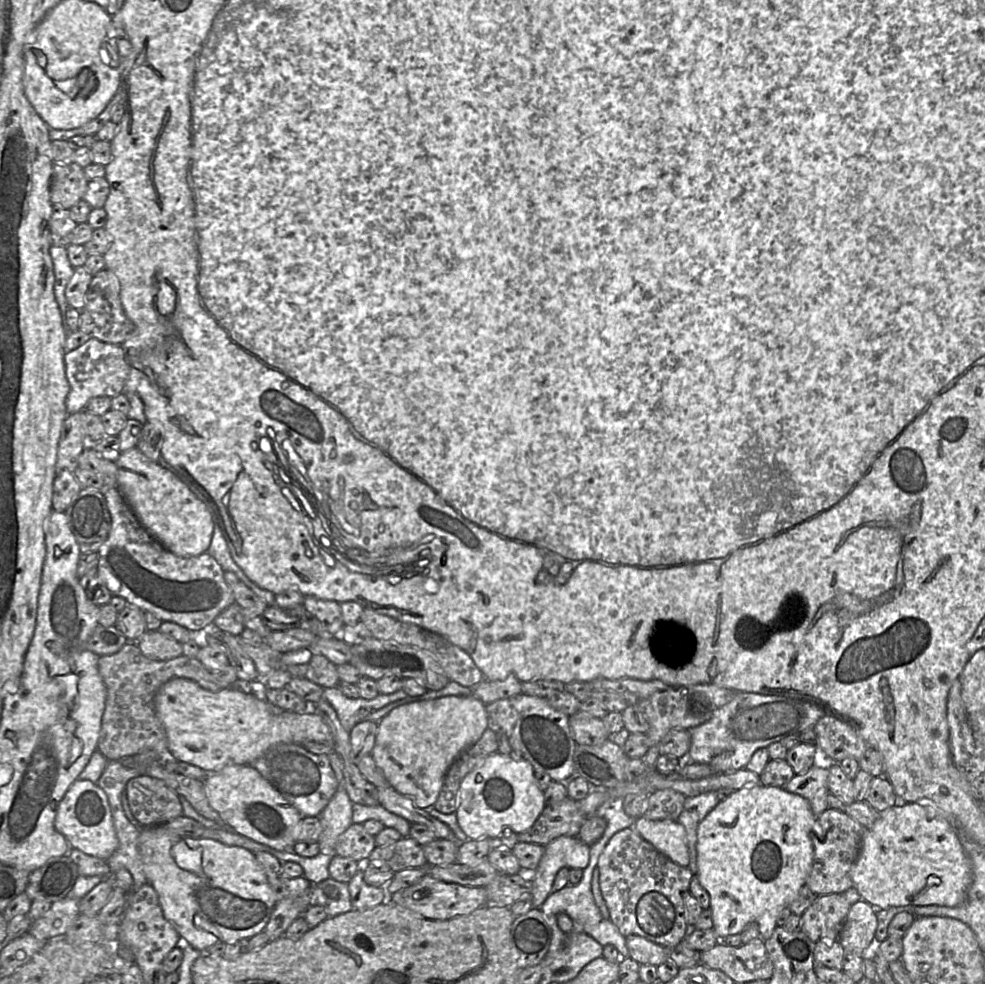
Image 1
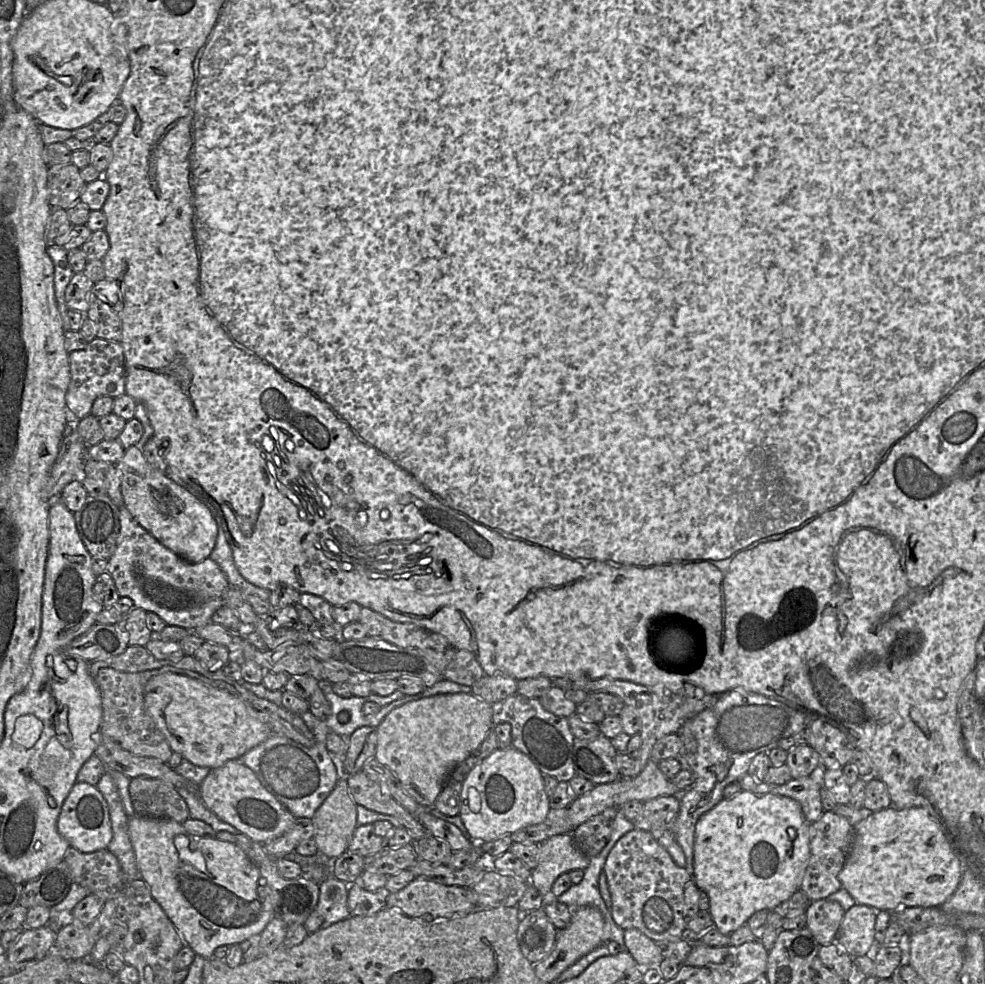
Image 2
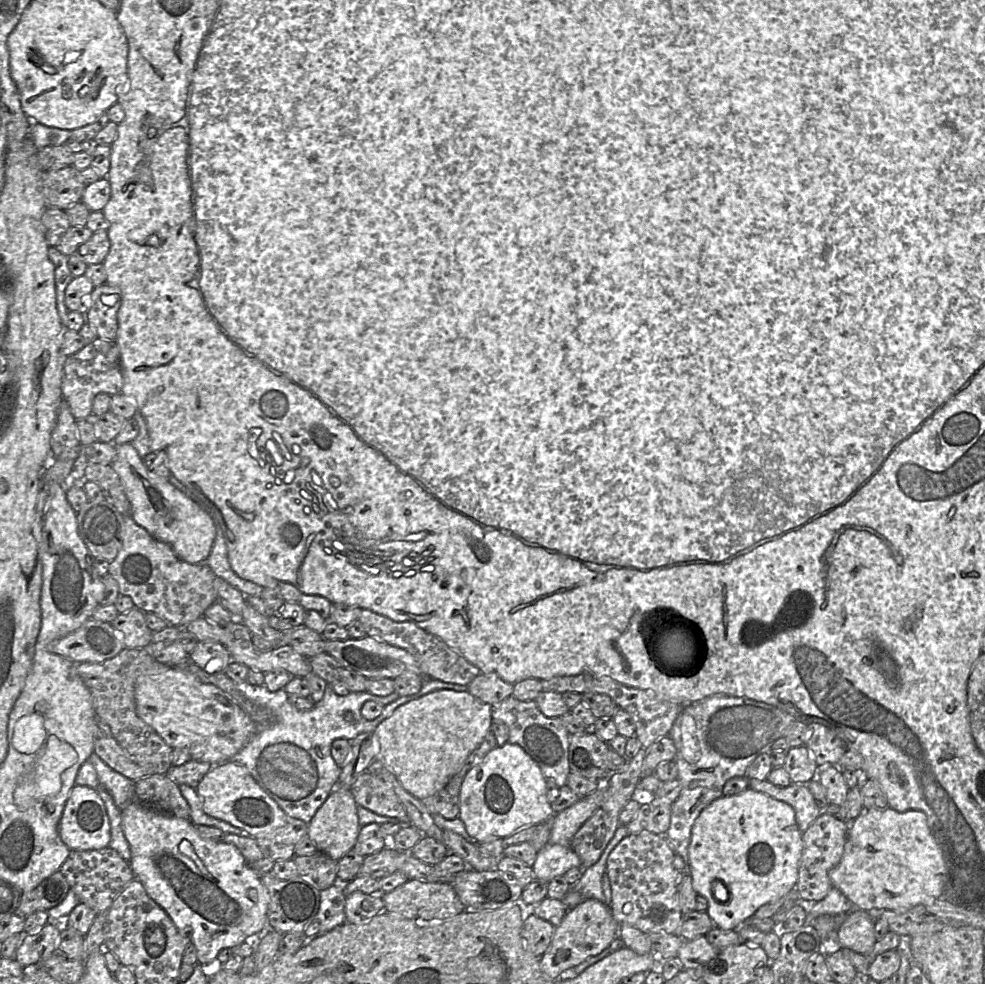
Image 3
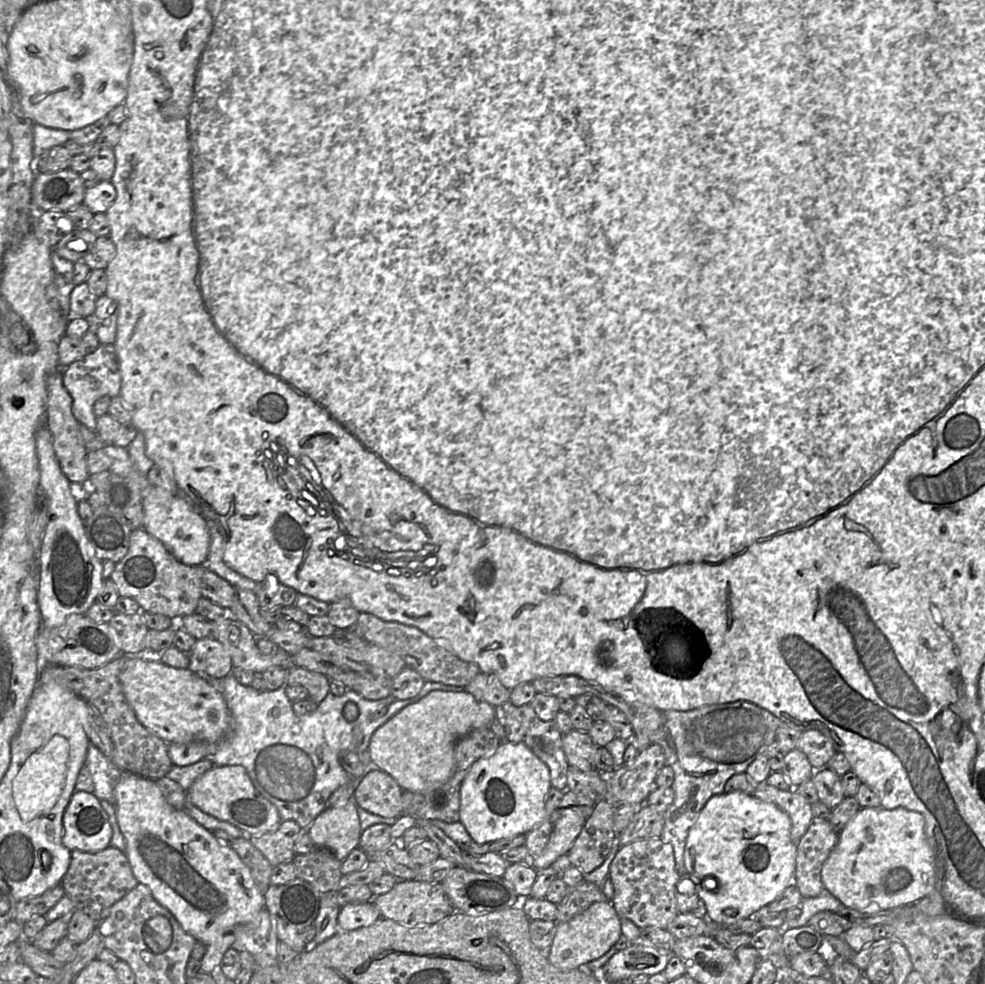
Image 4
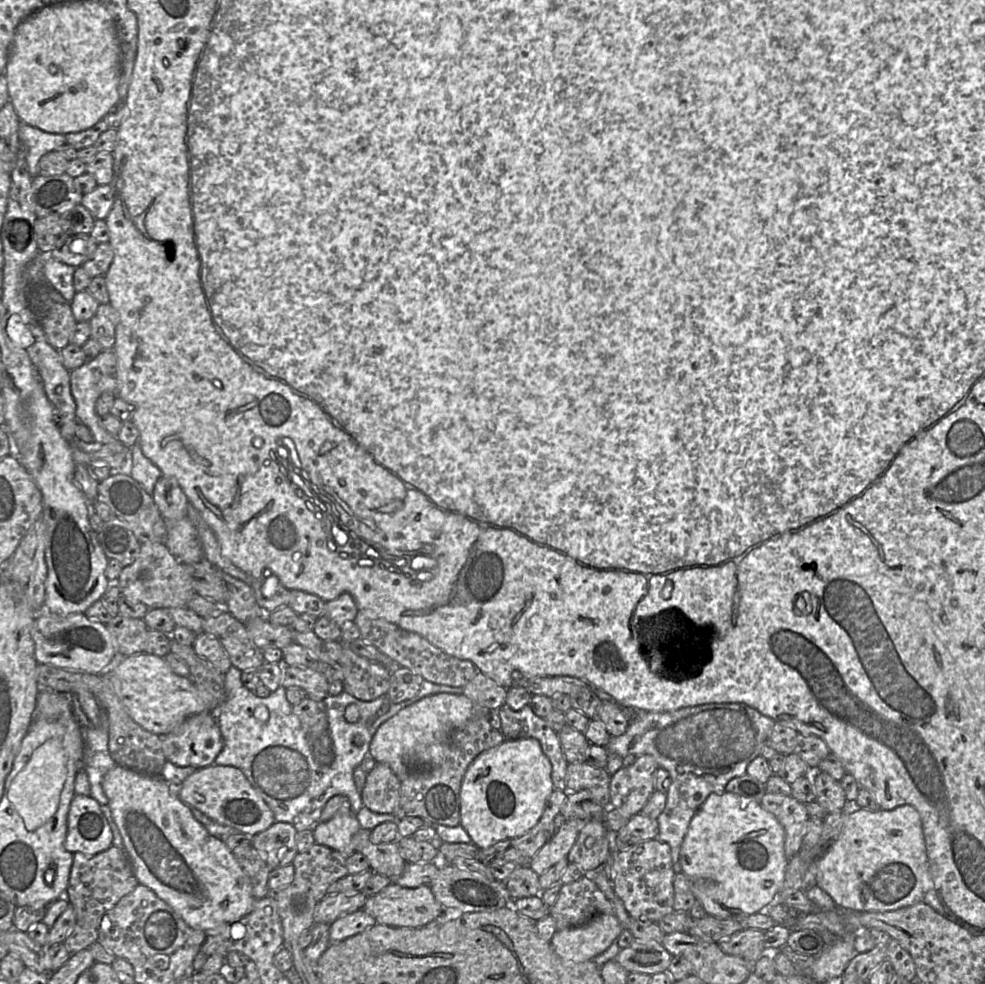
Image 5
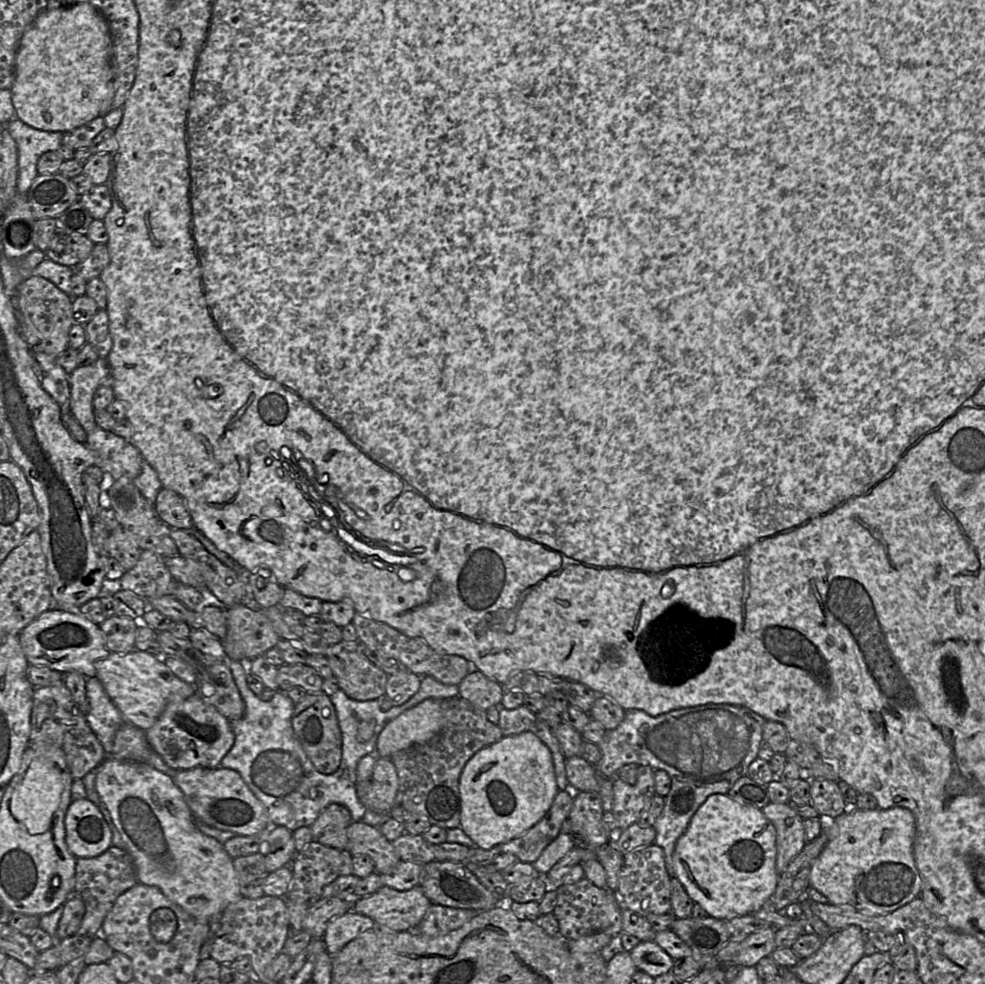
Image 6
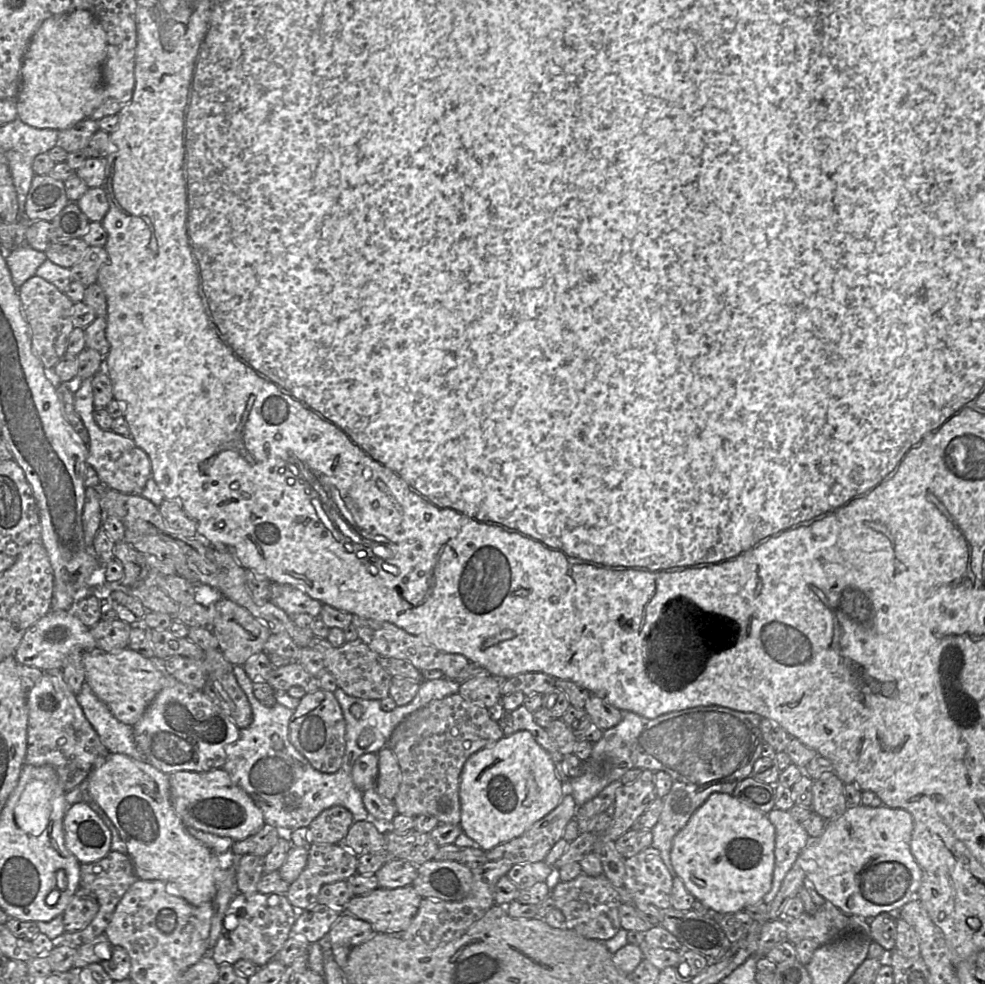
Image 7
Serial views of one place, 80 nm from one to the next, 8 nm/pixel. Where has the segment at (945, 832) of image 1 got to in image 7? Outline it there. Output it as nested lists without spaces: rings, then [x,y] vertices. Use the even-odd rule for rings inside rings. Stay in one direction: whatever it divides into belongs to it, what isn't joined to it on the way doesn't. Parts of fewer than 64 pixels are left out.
[[[885,805],[871,807],[871,806],[849,806],[845,812],[834,820],[827,820],[822,834],[818,838],[808,838],[808,843],[801,850],[796,859],[804,870],[807,882],[811,884],[815,890],[847,915],[858,916],[862,919],[872,919],[880,913],[897,913],[905,904],[918,896],[918,890],[922,881],[922,871],[911,853],[911,838],[913,832],[913,817],[903,808],[891,808]]]

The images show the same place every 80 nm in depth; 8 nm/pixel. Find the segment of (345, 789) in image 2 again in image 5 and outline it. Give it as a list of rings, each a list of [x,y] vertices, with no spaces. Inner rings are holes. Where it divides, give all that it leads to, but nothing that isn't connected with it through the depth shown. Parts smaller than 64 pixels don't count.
[[[349,812],[336,814],[326,822],[317,823],[312,832],[316,844],[327,846],[344,857],[349,857],[354,852],[352,837],[360,828],[357,815]]]

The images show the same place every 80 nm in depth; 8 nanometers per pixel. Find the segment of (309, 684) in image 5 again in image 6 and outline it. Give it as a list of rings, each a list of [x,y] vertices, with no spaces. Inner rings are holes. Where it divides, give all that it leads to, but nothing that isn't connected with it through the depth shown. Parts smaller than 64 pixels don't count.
[[[284,664],[277,668],[279,690],[288,691],[292,687],[301,687],[307,694],[322,691],[324,679],[307,664]]]

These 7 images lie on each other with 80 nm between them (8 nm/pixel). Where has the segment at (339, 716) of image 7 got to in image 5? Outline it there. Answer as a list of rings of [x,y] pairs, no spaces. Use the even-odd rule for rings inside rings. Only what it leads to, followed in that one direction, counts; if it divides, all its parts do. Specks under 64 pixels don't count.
[[[306,697],[293,705],[293,712],[307,733],[315,760],[321,765],[330,765],[334,760],[334,750],[323,700]]]

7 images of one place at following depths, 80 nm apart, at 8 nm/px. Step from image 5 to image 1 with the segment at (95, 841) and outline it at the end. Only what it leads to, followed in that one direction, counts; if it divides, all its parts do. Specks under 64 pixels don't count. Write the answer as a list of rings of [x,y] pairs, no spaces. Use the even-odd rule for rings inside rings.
[[[77,779],[69,787],[58,805],[54,826],[72,848],[85,854],[107,860],[118,848],[119,840],[107,796],[96,783],[90,780]]]

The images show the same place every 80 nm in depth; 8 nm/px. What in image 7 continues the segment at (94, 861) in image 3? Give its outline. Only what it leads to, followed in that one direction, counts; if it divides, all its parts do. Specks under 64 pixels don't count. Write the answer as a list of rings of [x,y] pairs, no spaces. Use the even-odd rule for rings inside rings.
[[[111,850],[105,857],[98,861],[82,863],[80,865],[80,888],[85,888],[93,892],[98,900],[99,910],[88,926],[79,931],[65,932],[56,943],[71,947],[80,947],[103,934],[117,904],[136,880],[138,880],[138,877],[134,872],[131,859],[127,854],[121,852]]]

